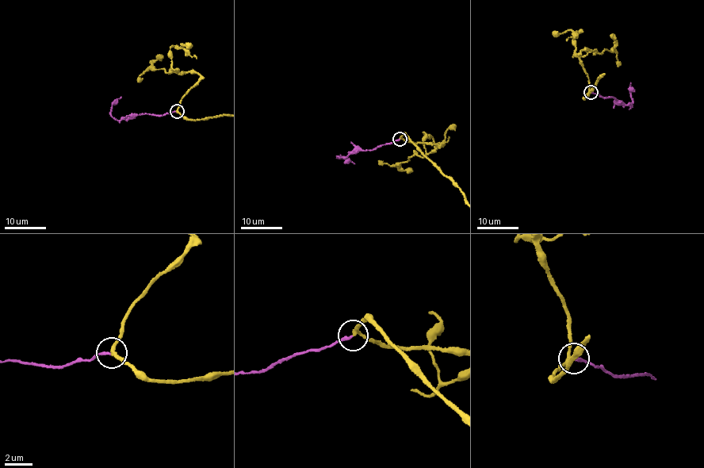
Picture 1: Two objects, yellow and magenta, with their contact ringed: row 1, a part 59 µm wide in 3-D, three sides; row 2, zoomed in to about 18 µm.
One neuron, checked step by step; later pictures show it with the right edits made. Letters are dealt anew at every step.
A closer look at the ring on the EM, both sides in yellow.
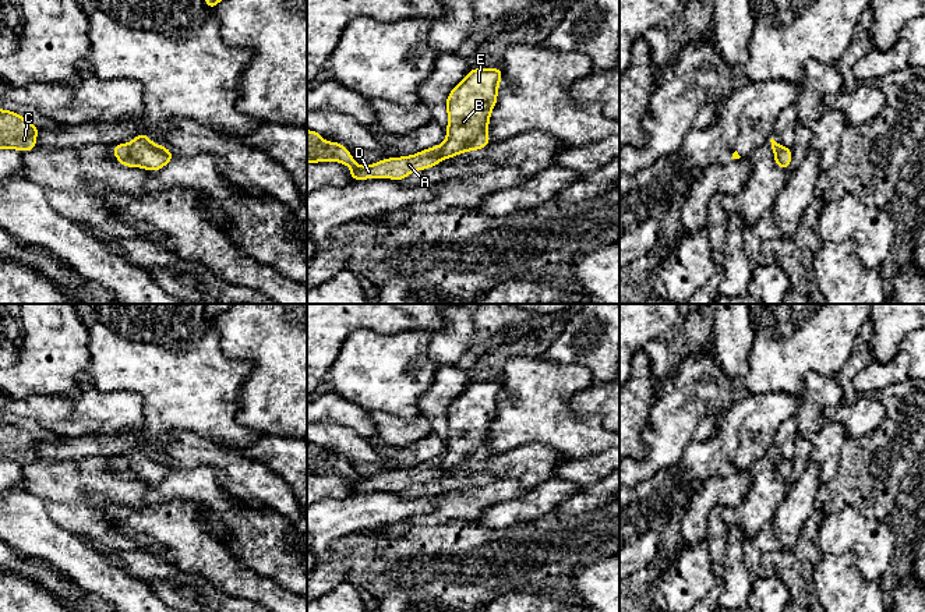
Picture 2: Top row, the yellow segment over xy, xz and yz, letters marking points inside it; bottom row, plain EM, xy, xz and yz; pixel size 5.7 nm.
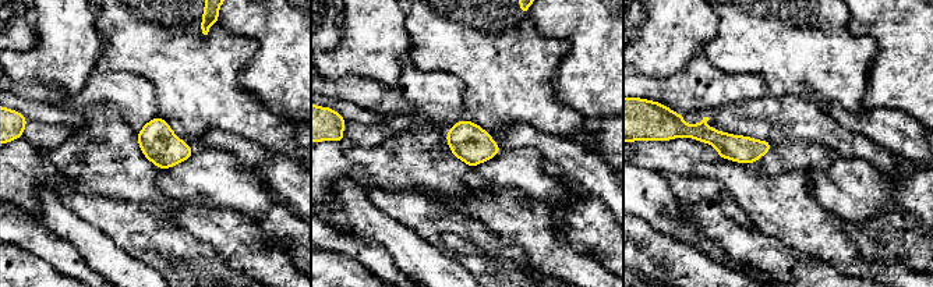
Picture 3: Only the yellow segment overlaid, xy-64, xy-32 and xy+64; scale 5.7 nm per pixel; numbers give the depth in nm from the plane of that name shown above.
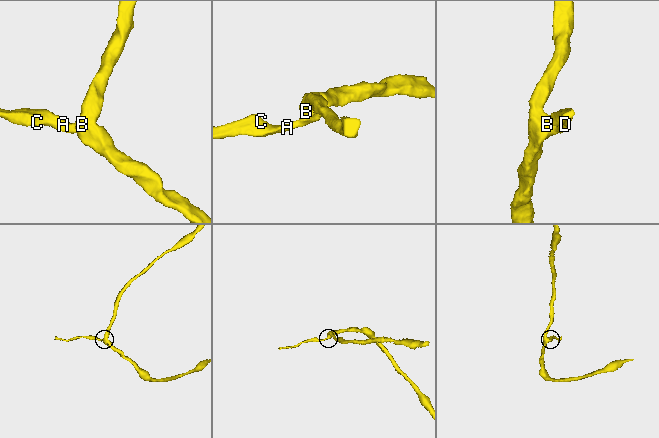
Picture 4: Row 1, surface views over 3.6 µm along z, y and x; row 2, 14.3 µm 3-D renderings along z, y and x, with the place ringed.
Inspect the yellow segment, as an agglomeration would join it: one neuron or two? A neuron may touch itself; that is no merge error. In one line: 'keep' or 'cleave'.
keep

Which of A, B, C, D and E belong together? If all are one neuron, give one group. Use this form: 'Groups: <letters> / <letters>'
Groups: A B C D E

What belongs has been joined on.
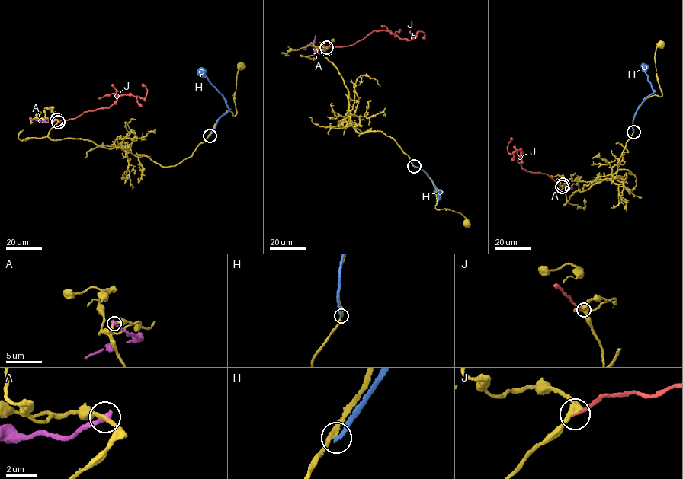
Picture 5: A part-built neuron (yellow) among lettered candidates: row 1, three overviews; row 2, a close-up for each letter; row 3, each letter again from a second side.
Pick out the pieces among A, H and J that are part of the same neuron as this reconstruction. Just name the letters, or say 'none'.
J

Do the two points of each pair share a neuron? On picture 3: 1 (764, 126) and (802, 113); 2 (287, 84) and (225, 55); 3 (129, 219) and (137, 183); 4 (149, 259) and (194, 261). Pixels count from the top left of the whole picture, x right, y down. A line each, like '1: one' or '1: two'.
1: one
2: two
3: two
4: one

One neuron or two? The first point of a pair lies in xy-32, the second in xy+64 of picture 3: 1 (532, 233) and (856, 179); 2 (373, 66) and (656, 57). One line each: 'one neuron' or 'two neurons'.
1: two neurons
2: one neuron

